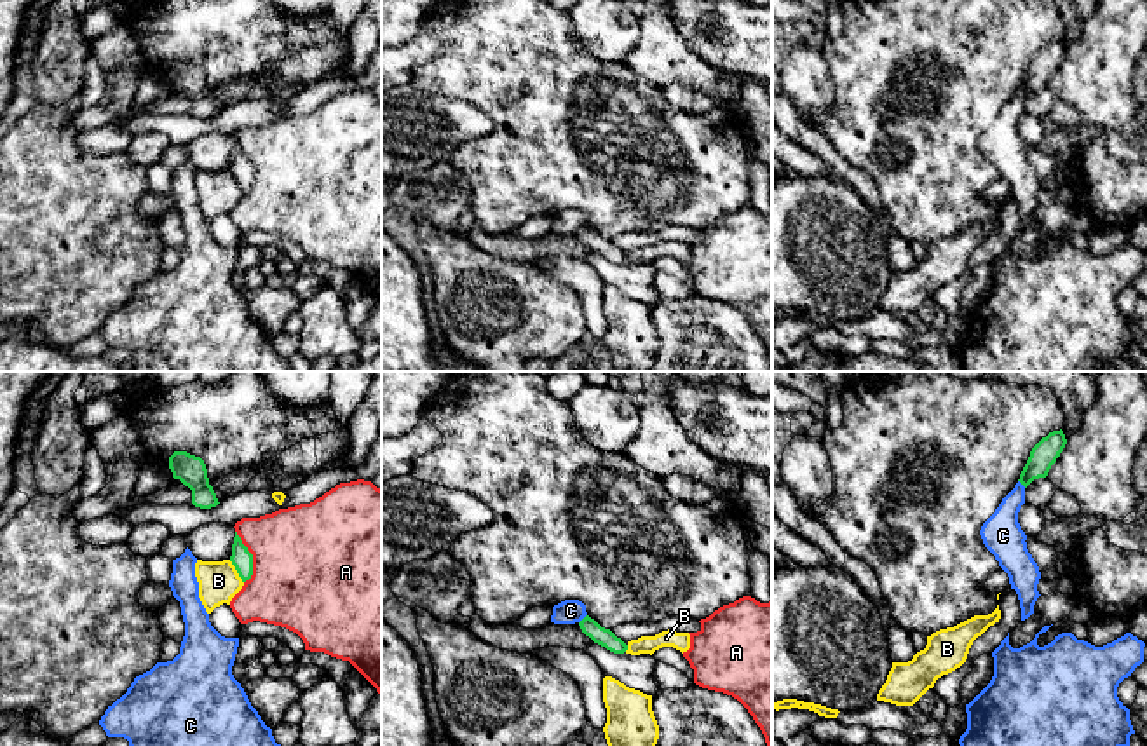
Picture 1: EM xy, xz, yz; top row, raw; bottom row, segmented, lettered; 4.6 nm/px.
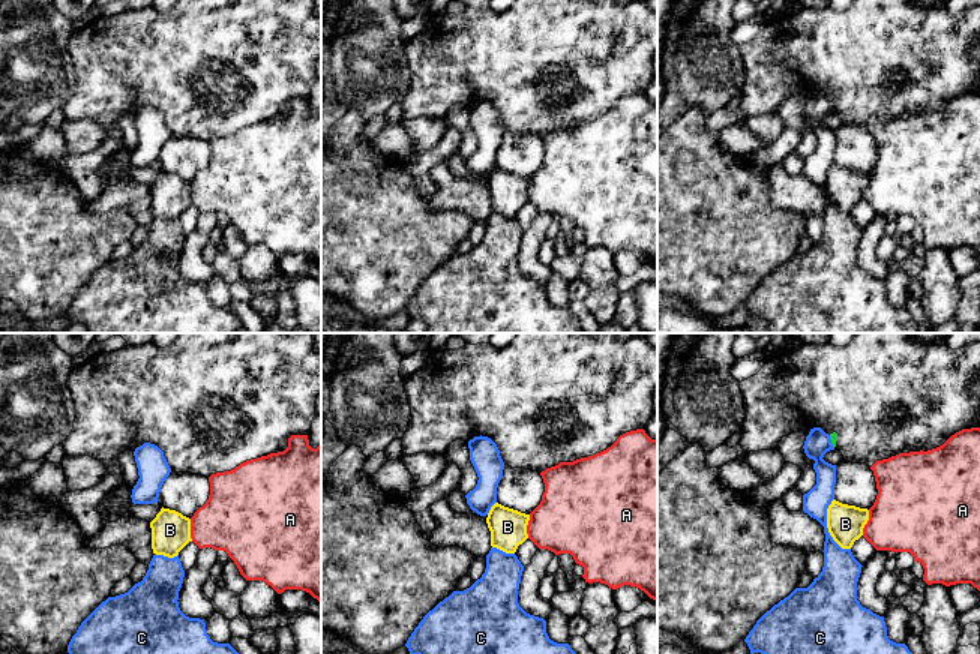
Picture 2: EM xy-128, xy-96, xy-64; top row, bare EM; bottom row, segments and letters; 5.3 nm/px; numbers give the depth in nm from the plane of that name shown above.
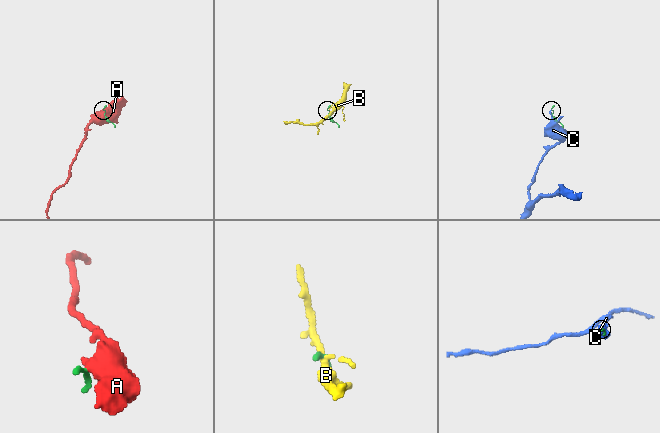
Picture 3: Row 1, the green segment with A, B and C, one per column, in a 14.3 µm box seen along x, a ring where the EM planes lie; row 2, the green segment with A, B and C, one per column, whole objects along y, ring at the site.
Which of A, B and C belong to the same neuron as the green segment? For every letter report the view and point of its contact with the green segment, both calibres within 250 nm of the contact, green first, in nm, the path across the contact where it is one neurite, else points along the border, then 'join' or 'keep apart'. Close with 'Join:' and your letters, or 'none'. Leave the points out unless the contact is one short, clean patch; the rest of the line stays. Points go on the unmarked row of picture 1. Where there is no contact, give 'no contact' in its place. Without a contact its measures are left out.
A: meets green in xy at (251, 166); 100 nm thick on the green side, 500 nm on the other; border along xy (236, 140), (251, 164), (251, 185), (244, 192); keep apart
B: meets green in xy at (237, 182); 100 nm thick on the green side, 190 nm on the other; border along xy (229, 169), (243, 192); keep apart
C: meets green in xz at (583, 229); 80 nm thick on the green side, 110 nm on the other; keep apart
Join: none

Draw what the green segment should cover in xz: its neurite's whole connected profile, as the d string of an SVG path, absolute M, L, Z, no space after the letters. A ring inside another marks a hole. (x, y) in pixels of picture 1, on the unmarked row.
M586 225L579 232L582 242L589 246L594 253L605 256L607 260L614 263L624 263L628 260L628 254L617 248L610 239L601 237L594 228Z

